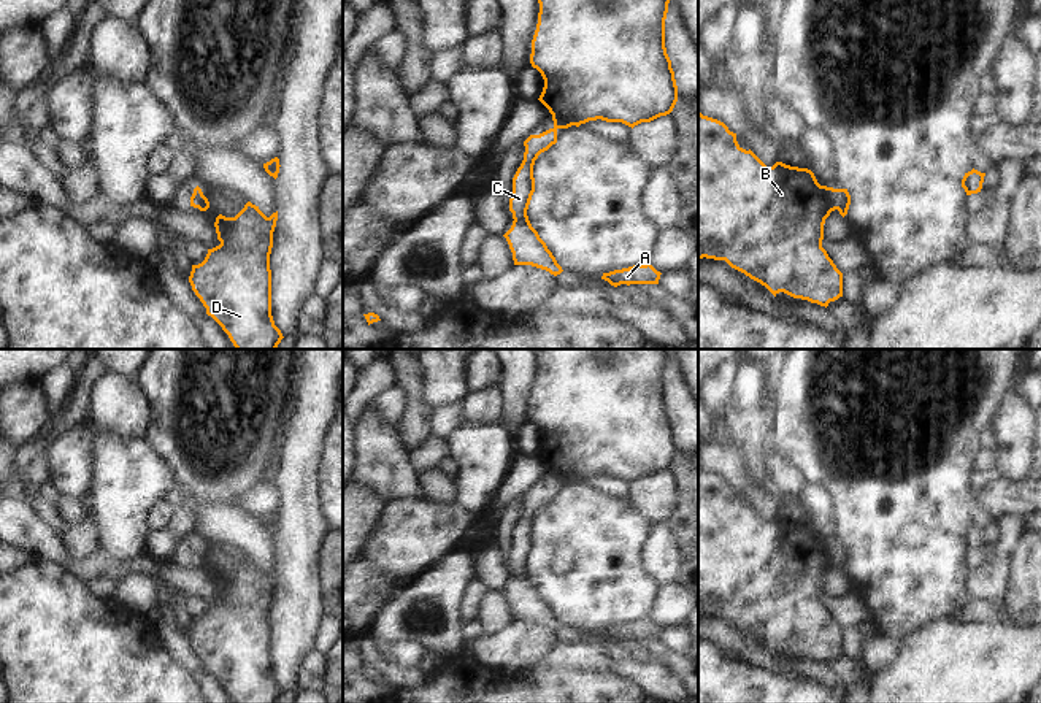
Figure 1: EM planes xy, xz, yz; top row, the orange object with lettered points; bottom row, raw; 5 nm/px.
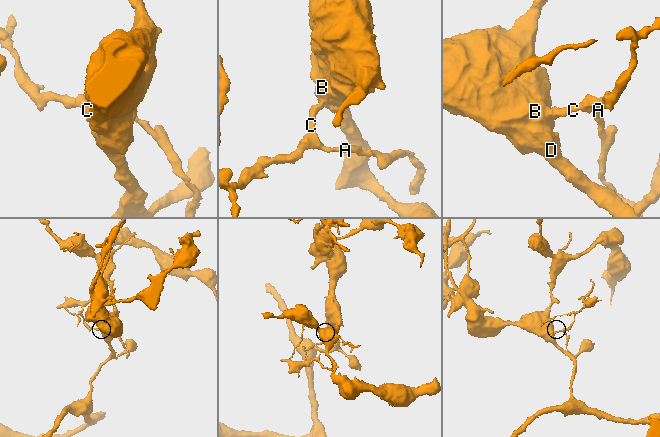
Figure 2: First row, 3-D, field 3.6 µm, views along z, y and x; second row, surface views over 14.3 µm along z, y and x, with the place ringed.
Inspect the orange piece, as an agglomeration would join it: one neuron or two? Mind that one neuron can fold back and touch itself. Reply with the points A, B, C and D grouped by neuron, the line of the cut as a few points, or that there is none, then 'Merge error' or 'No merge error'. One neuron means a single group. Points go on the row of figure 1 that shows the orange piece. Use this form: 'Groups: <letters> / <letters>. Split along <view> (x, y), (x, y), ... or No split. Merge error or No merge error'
Groups: A C / B D. Split along yz (832, 189), (837, 208). Merge error.

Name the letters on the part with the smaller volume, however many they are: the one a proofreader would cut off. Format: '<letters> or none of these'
A, C

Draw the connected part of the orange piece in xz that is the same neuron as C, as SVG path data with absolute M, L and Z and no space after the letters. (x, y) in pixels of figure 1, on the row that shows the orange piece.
M549 129L540 135L530 135L525 141L525 152L520 167L513 178L513 195L509 211L513 225L503 235L513 252L514 265L532 265L557 276L563 270L557 263L546 243L532 227L527 209L535 192L533 165L538 156L557 143L557 129Z

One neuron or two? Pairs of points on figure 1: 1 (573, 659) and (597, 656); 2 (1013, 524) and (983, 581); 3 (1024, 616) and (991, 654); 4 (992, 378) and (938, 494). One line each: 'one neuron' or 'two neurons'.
1: one neuron
2: one neuron
3: two neurons
4: one neuron

